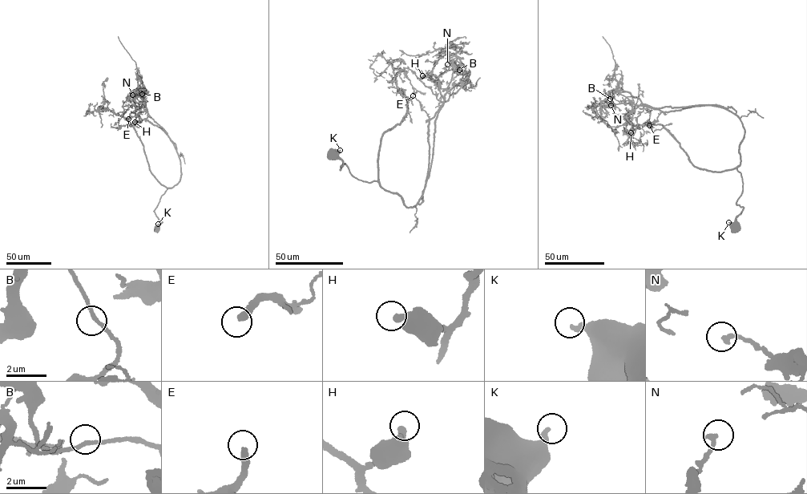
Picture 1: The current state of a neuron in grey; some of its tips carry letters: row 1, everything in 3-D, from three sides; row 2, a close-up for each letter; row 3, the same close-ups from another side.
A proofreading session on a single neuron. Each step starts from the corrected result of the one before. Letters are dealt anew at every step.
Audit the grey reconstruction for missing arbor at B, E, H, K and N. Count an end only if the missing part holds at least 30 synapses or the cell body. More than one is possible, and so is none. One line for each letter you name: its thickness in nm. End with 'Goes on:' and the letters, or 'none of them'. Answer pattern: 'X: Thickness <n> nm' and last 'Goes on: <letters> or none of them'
E: Thickness 320 nm
Goes on: E

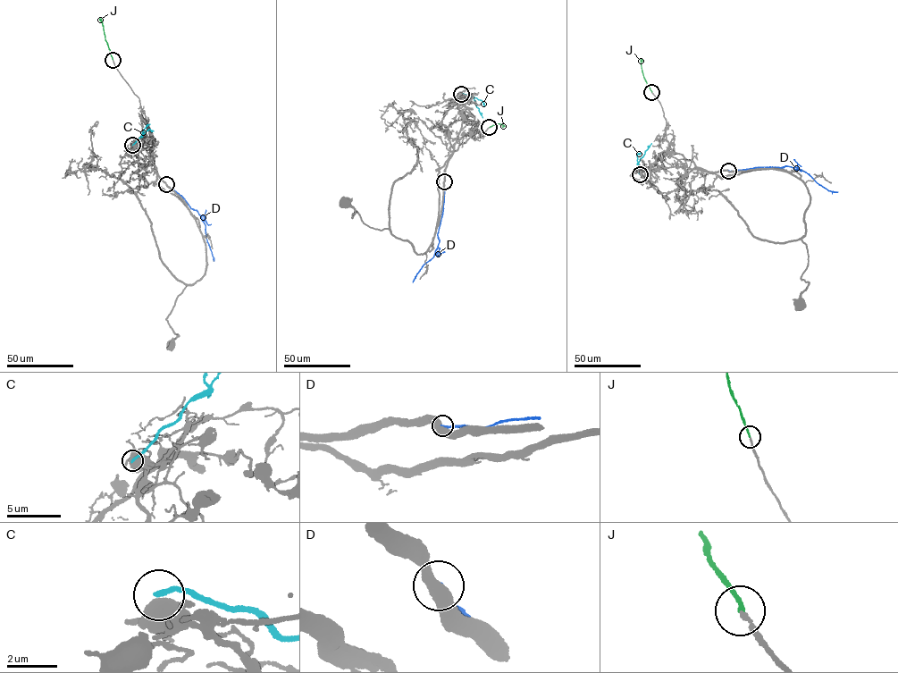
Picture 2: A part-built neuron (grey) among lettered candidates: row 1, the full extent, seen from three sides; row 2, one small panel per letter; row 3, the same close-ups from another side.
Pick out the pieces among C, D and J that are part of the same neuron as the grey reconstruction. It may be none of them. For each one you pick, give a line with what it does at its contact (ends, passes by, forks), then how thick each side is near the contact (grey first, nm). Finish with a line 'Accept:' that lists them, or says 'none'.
J: it ends; calibres 160 and 160 nm
Accept: J

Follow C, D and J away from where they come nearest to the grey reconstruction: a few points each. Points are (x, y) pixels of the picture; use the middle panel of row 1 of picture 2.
C: (461, 94), (474, 97), (482, 118)
D: (444, 181), (438, 248), (413, 282)
J: (489, 128), (496, 123), (503, 126)

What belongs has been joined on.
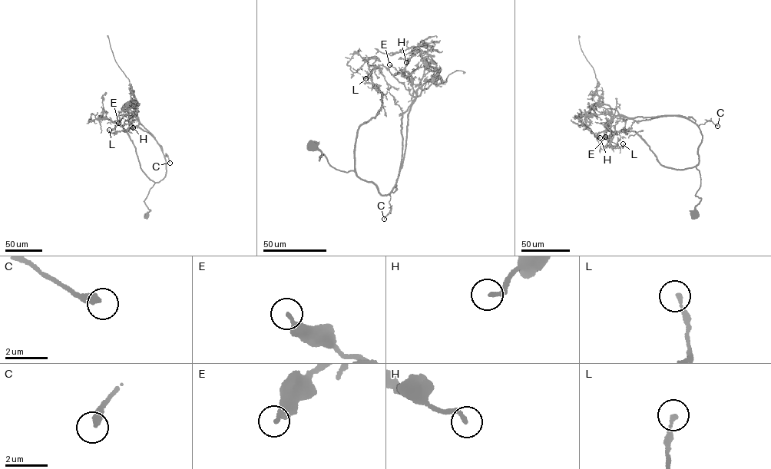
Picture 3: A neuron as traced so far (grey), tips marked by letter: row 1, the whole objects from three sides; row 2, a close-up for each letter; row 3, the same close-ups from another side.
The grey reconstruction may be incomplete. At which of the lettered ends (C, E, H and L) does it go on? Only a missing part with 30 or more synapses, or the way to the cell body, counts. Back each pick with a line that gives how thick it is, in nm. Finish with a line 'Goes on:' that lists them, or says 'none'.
Goes on: none

